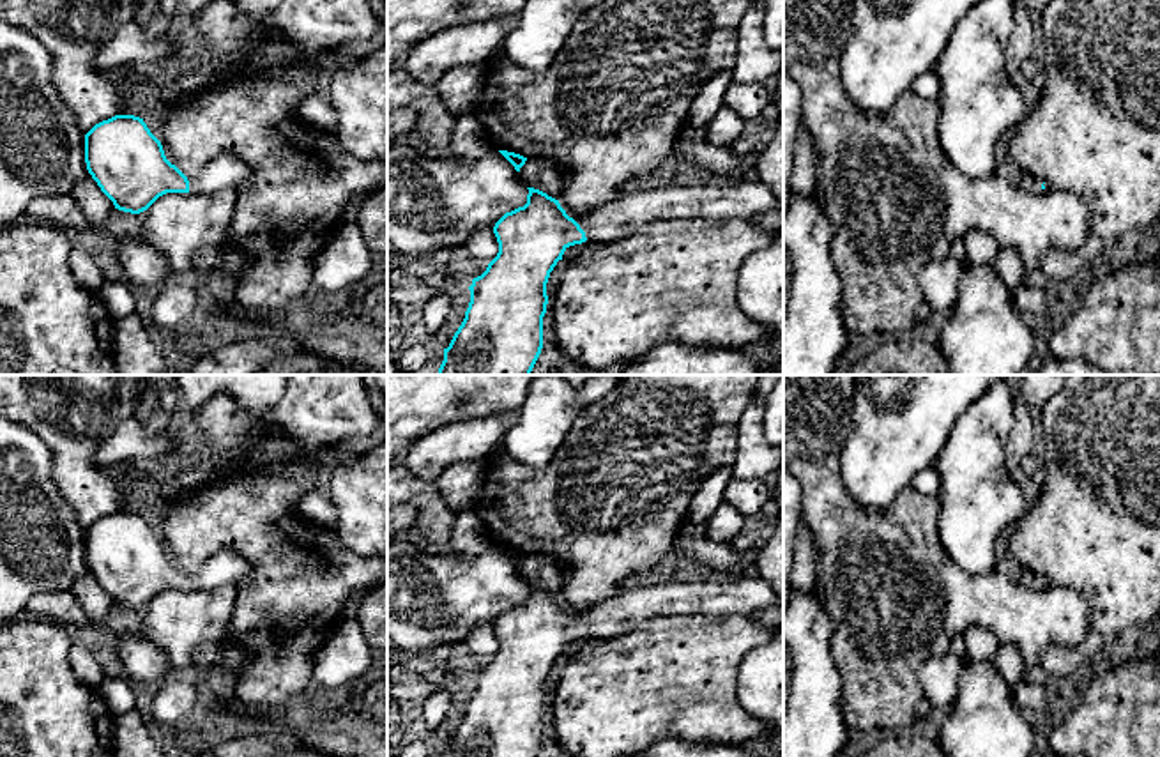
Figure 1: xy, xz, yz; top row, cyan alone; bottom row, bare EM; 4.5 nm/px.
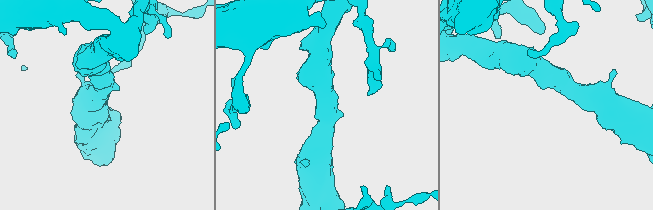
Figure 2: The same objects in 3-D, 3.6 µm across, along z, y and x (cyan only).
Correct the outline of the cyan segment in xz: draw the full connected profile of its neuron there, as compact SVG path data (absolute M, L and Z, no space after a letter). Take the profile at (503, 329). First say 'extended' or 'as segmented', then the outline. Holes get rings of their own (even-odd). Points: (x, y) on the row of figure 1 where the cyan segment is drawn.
extended; M760 180L736 186L663 186L647 191L622 191L615 200L575 221L559 200L527 187L527 203L506 212L493 226L497 256L486 271L472 279L465 318L454 333L439 375L530 375L543 348L543 317L546 313L546 283L569 246L582 242L619 242L645 232L660 221L706 218L727 221L752 219L776 210L773 191Z

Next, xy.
extended; M115 115L85 134L85 163L115 209L140 214L166 193L212 193L237 189L251 180L253 168L225 152L187 179L172 164L161 141L143 119Z

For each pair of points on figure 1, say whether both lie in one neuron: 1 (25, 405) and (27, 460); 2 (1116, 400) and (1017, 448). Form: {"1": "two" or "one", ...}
{"1": "two", "2": "two"}

